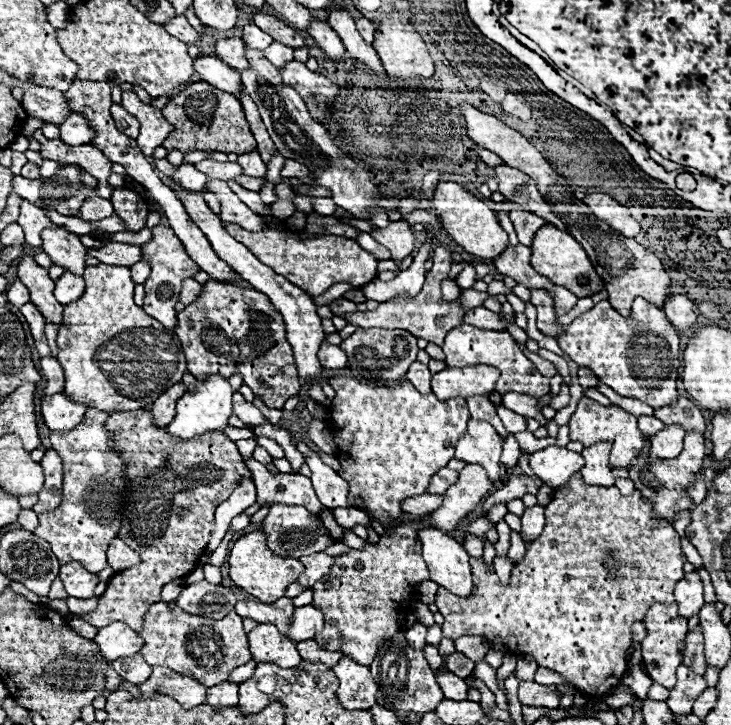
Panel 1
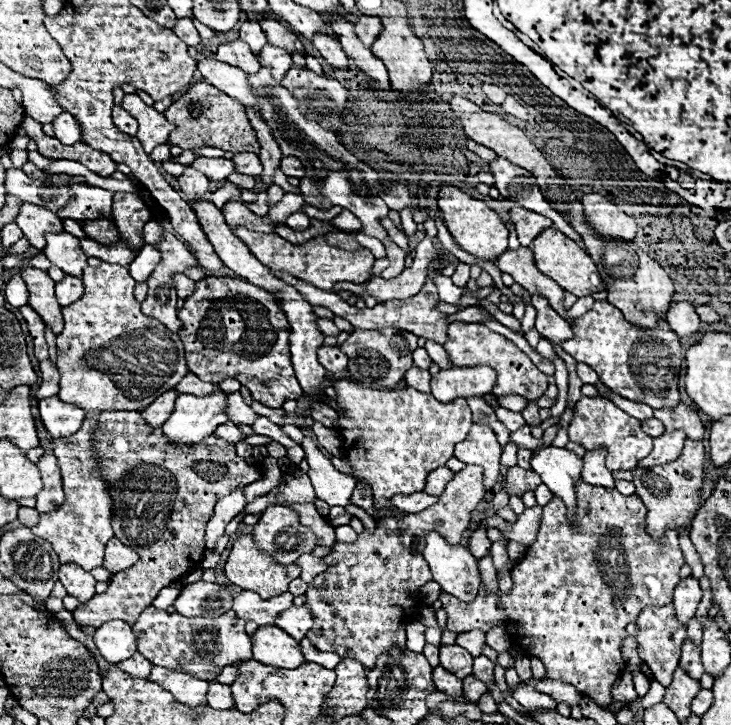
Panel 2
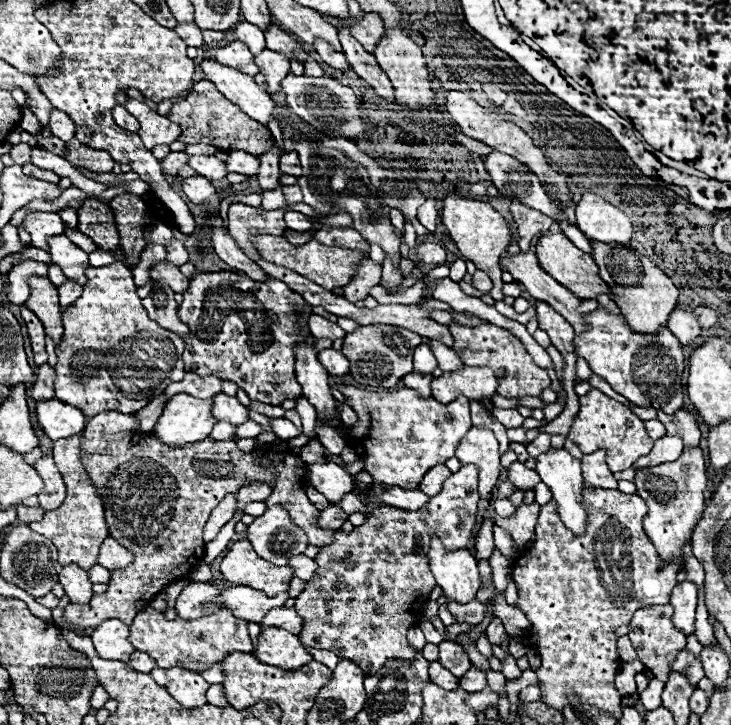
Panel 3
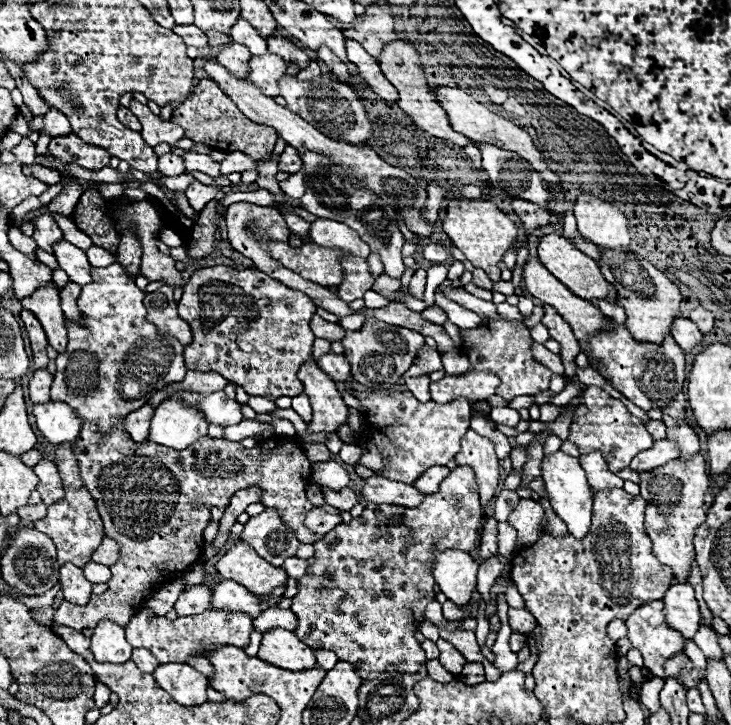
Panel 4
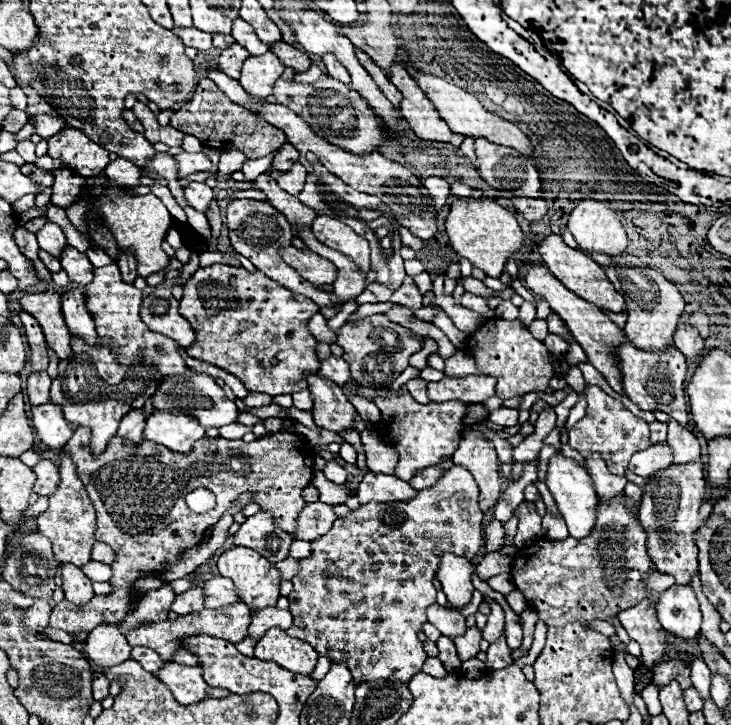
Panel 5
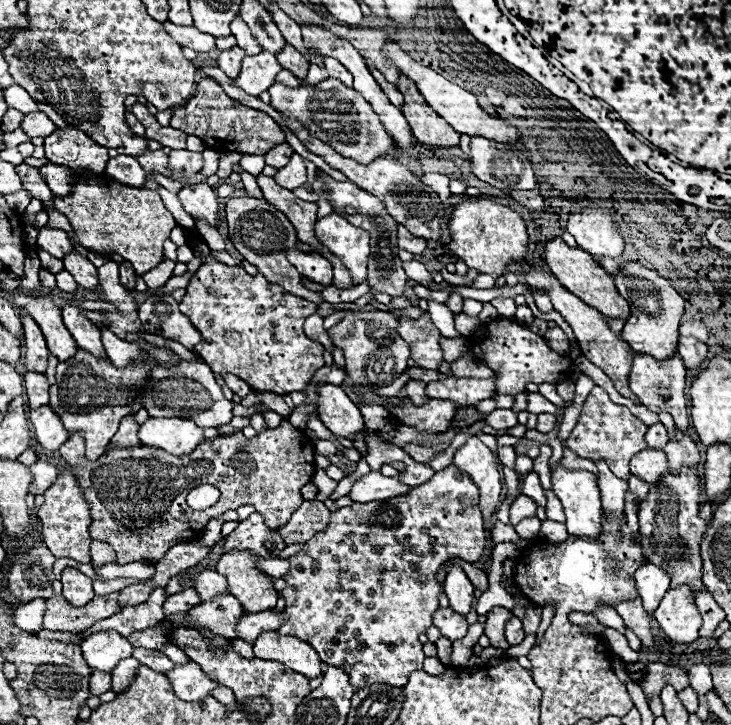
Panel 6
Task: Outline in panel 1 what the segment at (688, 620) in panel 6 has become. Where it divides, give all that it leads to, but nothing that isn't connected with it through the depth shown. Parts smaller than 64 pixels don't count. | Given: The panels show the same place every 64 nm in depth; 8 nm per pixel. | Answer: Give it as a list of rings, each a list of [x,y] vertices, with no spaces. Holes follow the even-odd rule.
[[[696,572],[686,574],[686,576],[676,584],[674,598],[676,598],[676,604],[678,604],[678,612],[680,612],[680,616],[690,618],[690,616],[698,614],[700,608],[704,606],[700,576],[698,576]]]

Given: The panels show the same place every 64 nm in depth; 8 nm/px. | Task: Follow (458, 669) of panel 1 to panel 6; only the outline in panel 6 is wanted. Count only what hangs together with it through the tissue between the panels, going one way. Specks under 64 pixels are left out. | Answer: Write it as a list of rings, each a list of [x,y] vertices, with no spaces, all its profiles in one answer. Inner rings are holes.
[[[440,638],[440,640],[436,642],[436,646],[438,646],[438,658],[448,666],[450,652],[452,652],[452,642],[450,642],[448,638]]]

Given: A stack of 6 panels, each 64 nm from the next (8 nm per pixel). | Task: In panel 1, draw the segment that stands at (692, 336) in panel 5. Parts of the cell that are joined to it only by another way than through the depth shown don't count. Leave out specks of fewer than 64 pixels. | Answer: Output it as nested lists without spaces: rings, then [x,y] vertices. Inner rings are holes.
[[[684,294],[668,296],[668,300],[664,304],[664,312],[666,312],[670,324],[678,332],[694,328],[696,320],[698,320],[698,306],[692,300],[688,300]]]

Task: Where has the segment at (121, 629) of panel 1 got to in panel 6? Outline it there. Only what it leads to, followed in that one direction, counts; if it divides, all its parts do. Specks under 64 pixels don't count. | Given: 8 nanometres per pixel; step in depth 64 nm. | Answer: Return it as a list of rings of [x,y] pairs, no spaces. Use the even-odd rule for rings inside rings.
[[[96,632],[80,642],[84,660],[92,670],[112,672],[122,658],[132,656],[132,644],[118,632]]]

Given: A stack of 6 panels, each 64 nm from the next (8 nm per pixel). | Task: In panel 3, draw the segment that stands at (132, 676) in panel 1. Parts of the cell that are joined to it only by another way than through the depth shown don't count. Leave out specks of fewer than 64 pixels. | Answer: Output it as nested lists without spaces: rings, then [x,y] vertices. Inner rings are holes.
[[[136,650],[132,656],[130,656],[130,662],[128,662],[132,668],[136,668],[138,672],[150,672],[152,668],[156,668],[156,662],[146,654],[146,652],[140,652]]]

